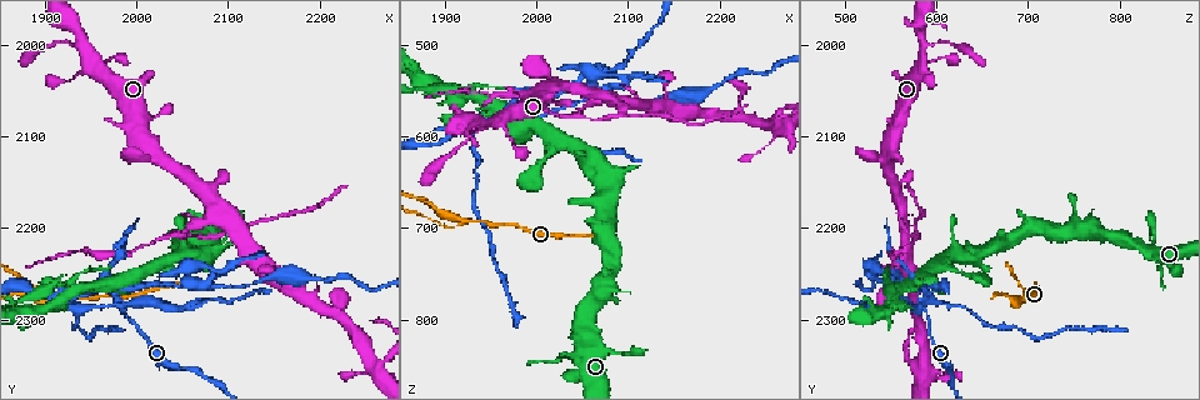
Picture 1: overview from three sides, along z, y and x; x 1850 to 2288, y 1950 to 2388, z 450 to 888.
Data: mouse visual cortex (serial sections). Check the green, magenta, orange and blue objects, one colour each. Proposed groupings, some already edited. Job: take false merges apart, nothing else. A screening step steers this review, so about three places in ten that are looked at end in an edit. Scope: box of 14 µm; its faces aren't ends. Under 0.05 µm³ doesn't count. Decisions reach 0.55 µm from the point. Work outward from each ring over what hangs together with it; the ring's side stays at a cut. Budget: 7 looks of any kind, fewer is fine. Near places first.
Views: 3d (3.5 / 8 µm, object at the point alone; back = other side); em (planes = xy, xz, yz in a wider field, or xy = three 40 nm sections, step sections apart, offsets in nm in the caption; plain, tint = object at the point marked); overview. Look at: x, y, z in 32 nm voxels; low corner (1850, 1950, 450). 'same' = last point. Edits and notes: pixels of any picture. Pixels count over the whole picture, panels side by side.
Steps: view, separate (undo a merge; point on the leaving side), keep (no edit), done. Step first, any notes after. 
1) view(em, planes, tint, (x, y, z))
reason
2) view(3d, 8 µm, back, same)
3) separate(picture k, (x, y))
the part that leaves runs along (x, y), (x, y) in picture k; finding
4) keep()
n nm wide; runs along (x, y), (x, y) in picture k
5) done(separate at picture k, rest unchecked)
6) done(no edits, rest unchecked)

view(3d, 3.5 µm, (1975, 2275, 580))
abrupt turn

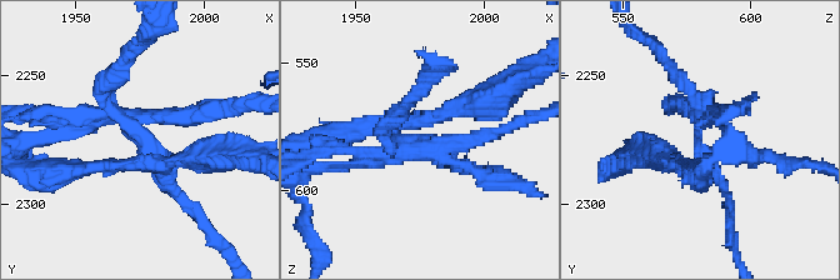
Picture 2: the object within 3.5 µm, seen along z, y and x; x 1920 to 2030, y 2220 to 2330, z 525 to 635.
view(em, xy, step 2, tint, (1975, 2272, 578))

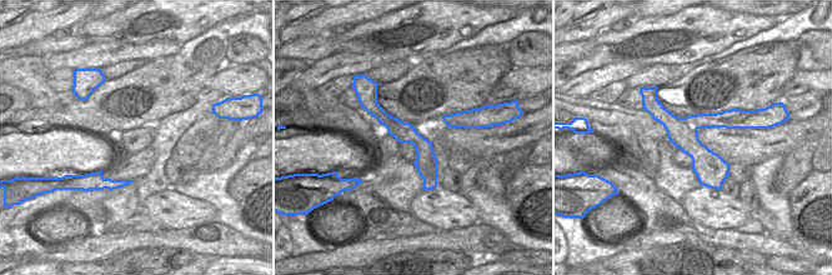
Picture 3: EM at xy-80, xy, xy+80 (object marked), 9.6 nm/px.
separate(picture 2, (136, 163))
the part that leaves runs along (144, 120), (201, 116), (259, 100) in picture 2; two cells meet here

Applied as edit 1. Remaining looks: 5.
view(overview)

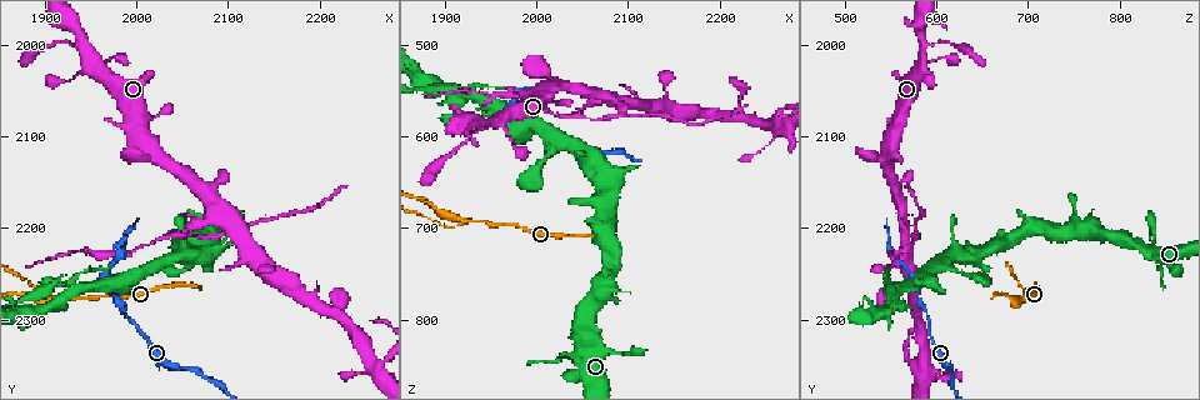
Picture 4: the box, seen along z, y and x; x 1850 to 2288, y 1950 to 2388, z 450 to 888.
view(3d, 3.5 µm, (1920, 2280, 695))
two arms in line, one across

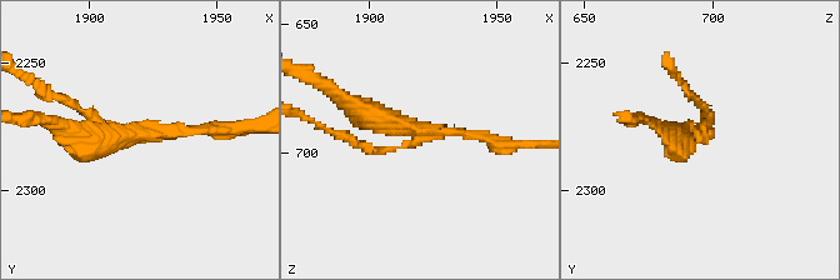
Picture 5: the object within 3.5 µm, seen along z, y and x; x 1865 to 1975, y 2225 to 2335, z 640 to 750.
view(em, xy, step 2, plain, (1921, 2278, 694))
3 arms; arms of 100, 150, 300 nm; now the EM

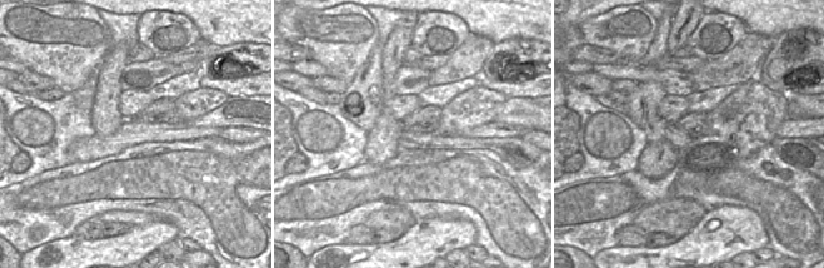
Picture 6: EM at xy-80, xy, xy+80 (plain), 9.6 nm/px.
view(em, xy, step 2, tint, same)

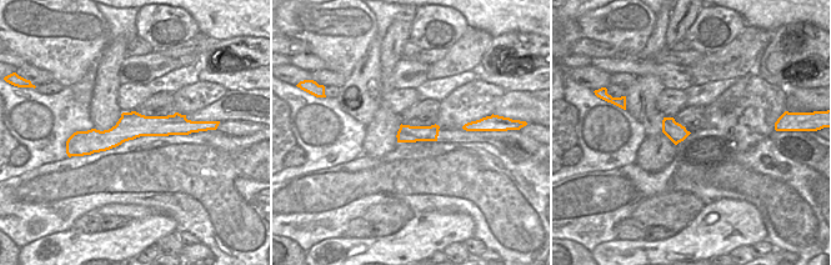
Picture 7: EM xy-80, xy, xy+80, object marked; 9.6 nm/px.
separate(picture 5, (91, 114))
the part that leaves runs along (419, 138), (411, 144), (373, 150), (315, 125) in picture 5; a second cell is stuck on

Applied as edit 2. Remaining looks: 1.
done(separate at picture 2, separate at picture 5, rest unchecked)

